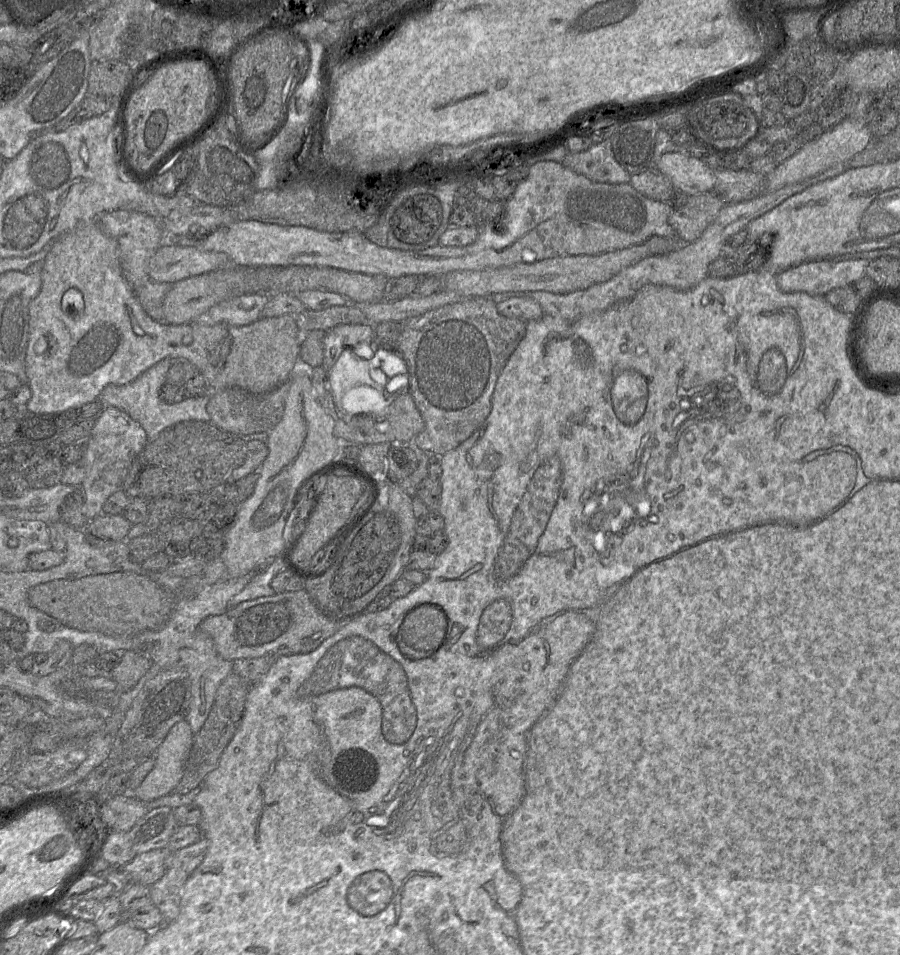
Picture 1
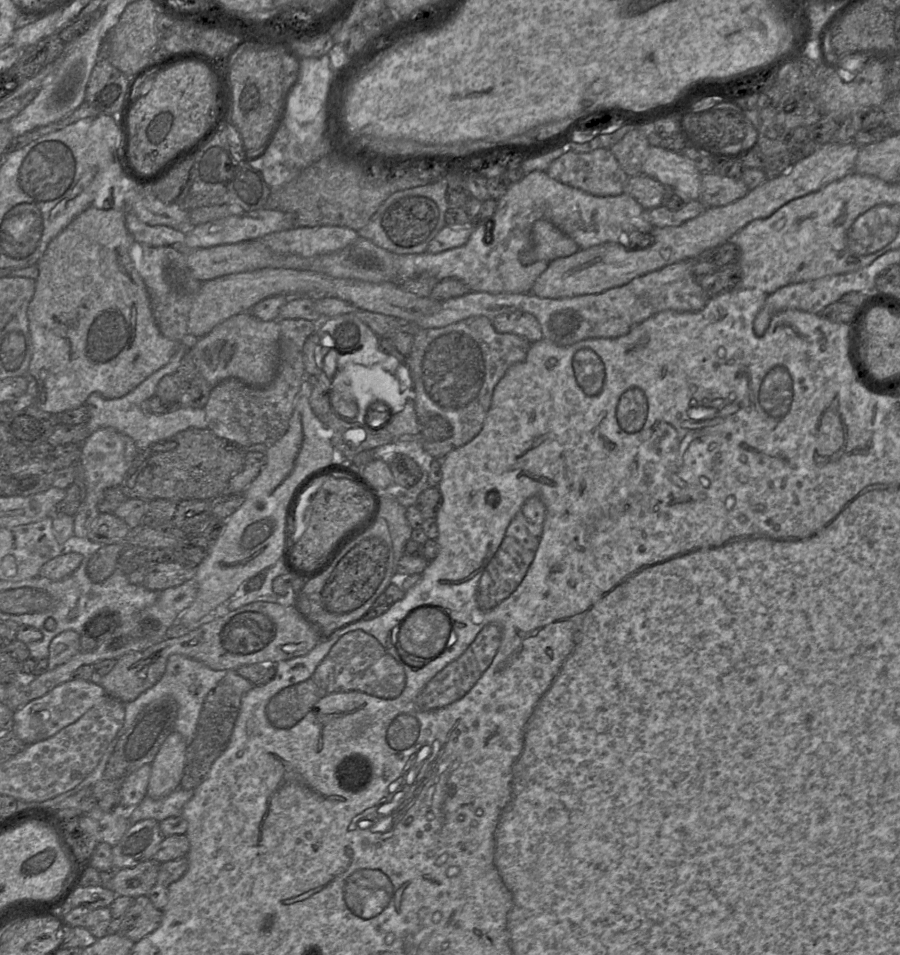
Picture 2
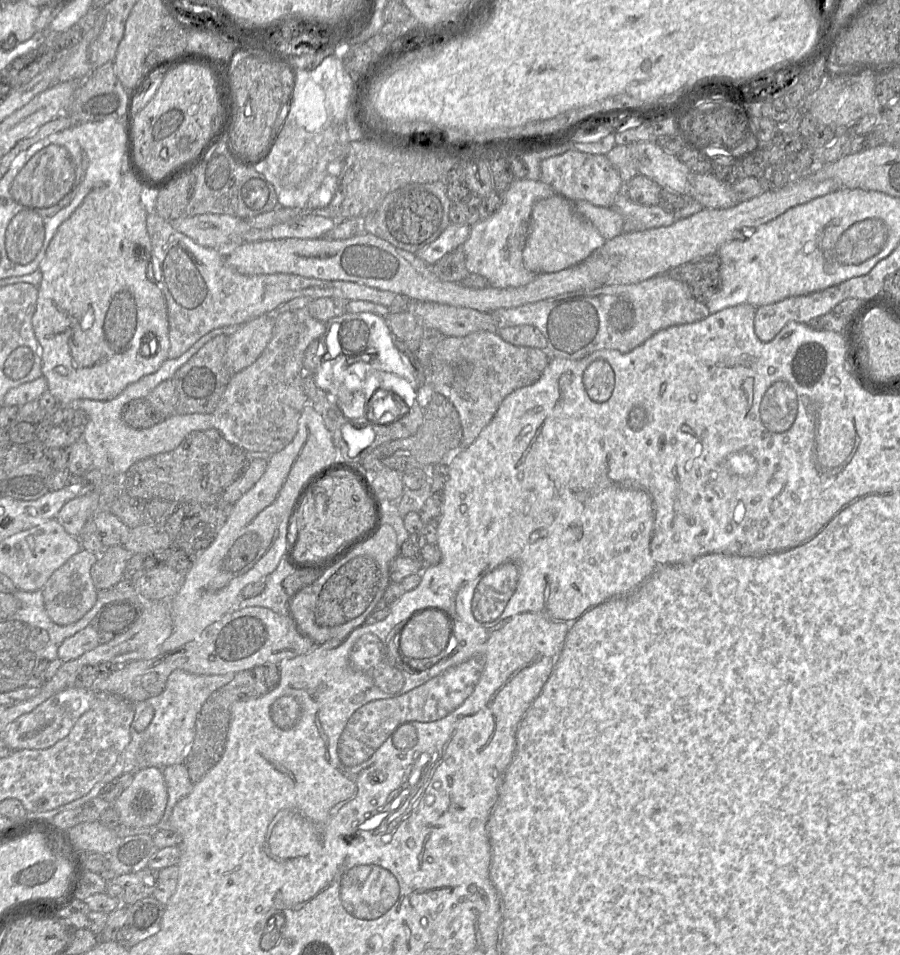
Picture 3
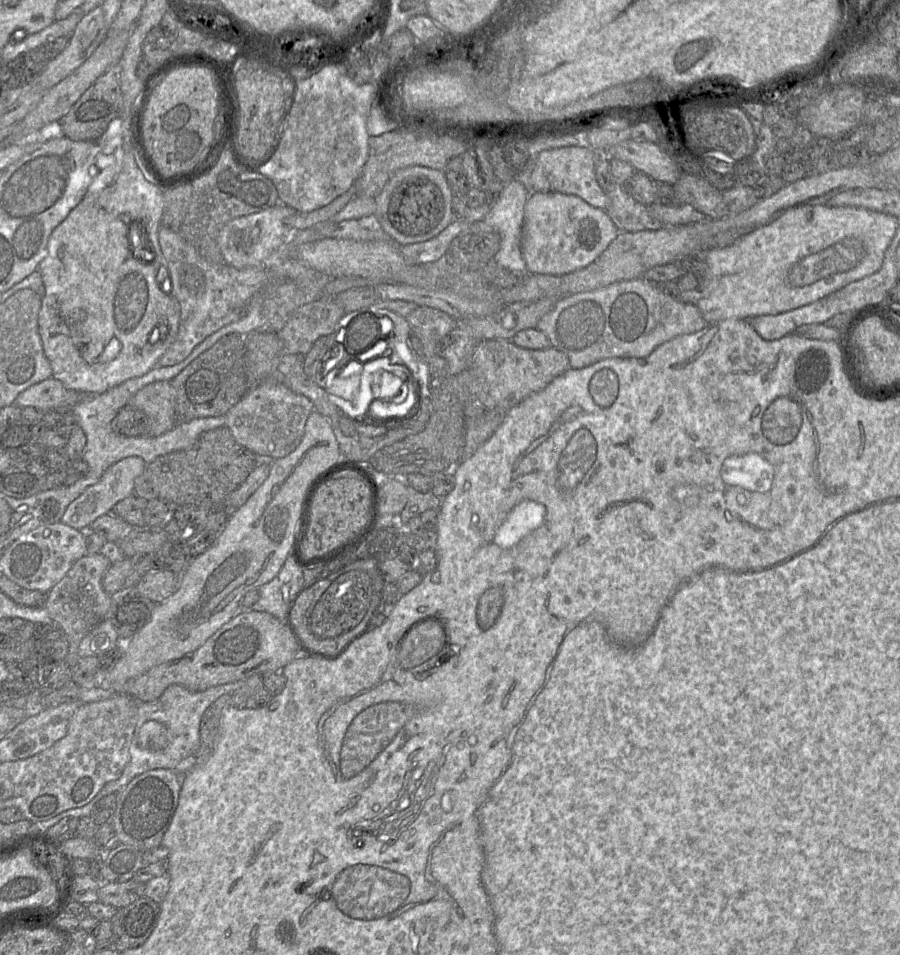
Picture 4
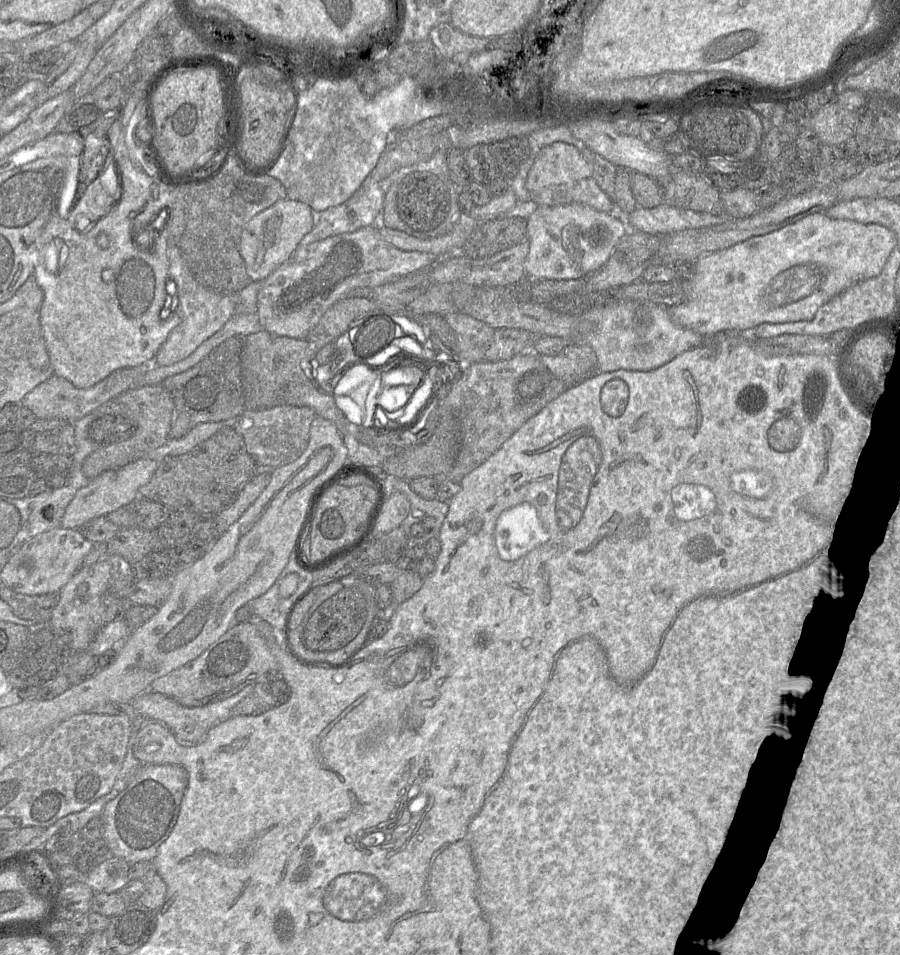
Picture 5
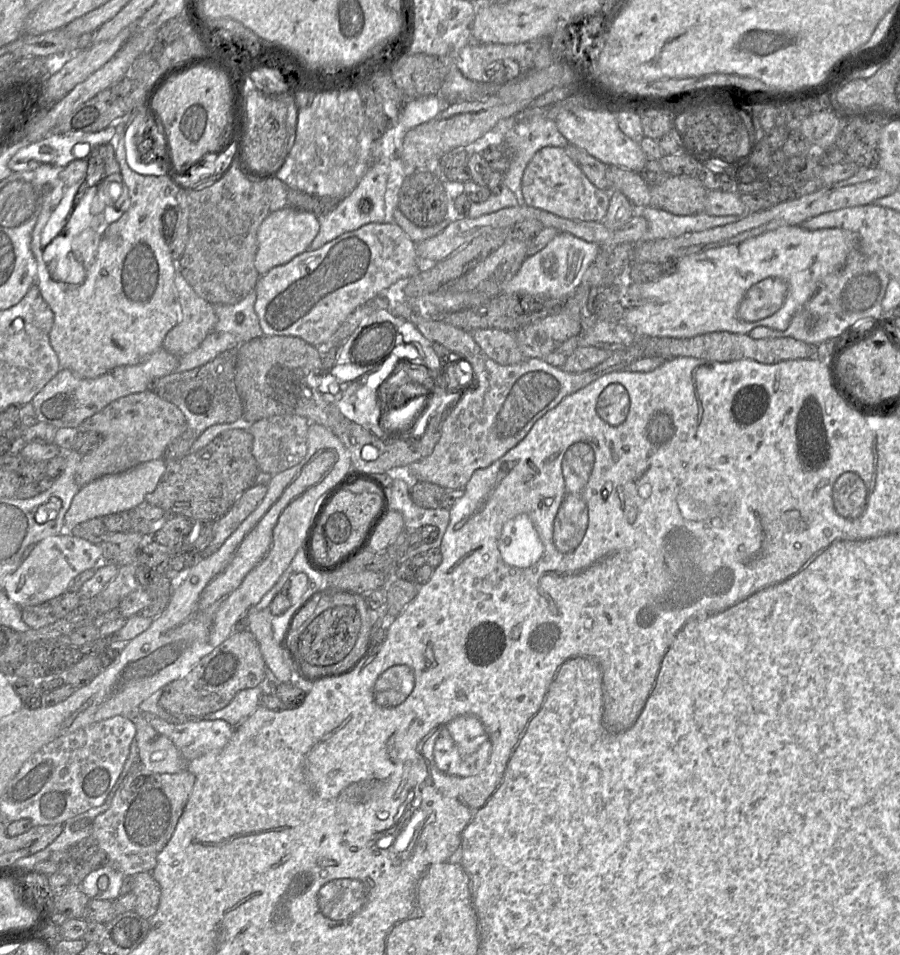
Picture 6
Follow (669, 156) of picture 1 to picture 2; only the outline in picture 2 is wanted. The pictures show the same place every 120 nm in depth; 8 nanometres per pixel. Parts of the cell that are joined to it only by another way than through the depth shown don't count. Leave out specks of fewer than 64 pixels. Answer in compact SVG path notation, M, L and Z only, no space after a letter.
M650 146L642 174L657 180L685 203L697 200L700 196L702 174L682 153Z

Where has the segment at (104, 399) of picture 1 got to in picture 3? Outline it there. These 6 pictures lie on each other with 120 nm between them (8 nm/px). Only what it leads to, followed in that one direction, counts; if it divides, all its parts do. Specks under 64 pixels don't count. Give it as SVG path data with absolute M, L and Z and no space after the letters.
M227 326L214 329L204 336L202 336L197 342L195 342L186 352L181 356L174 359L166 359L160 368L147 376L140 378L138 381L128 385L118 396L111 400L91 400L81 399L74 401L70 405L61 406L75 406L82 409L88 415L88 421L82 428L82 439L87 444L91 456L92 467L99 470L107 478L121 478L129 468L139 460L144 458L165 453L174 450L180 445L184 438L191 432L196 430L207 430L213 428L213 415L208 413L192 413L192 414L178 414L174 413L168 417L162 418L159 422L153 426L144 429L133 428L126 424L122 418L122 412L124 406L136 399L145 399L147 395L161 382L172 379L176 371L183 366L195 353L197 353L207 342L219 335L231 335L239 326Z

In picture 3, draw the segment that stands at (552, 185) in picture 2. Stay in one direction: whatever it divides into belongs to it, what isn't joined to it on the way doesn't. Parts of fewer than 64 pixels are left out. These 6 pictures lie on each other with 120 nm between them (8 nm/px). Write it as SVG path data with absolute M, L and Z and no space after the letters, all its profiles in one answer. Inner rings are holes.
M515 179L501 194L501 204L498 210L488 218L475 220L471 225L468 239L461 246L465 254L465 265L468 272L485 277L489 283L488 287L493 288L520 287L533 281L537 274L528 270L522 259L532 208L537 201L555 194L554 190L541 180ZM585 200L572 202L575 211L592 223L607 241L623 233L623 218L613 207L601 207Z

